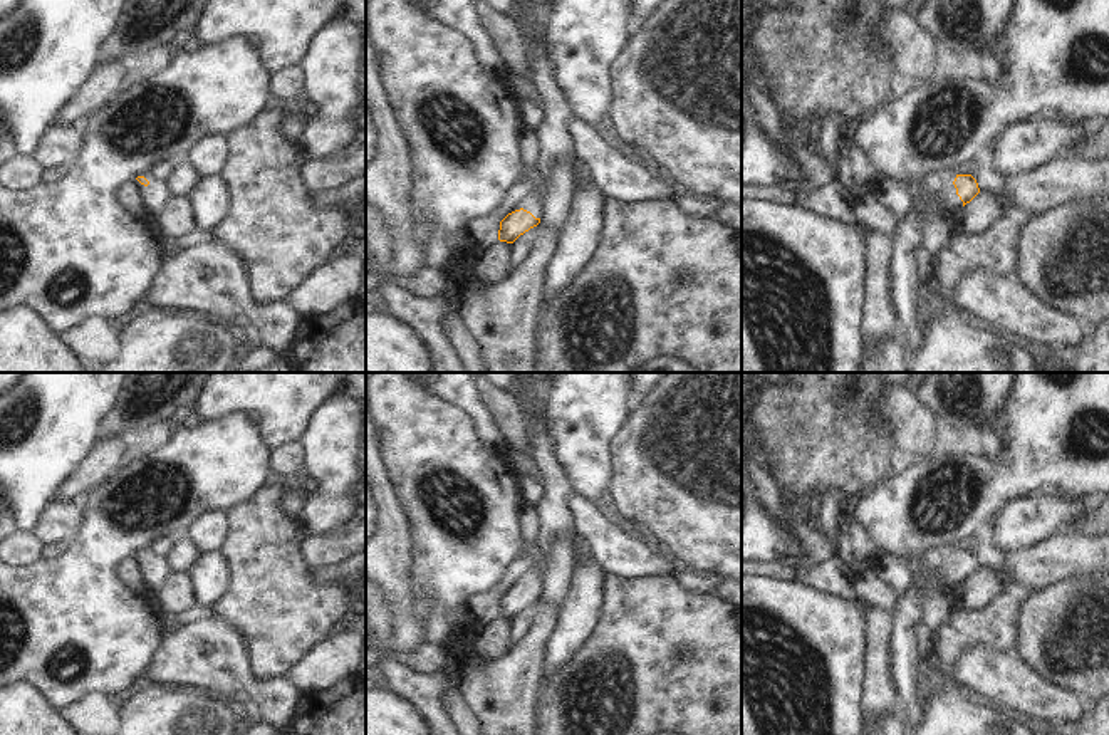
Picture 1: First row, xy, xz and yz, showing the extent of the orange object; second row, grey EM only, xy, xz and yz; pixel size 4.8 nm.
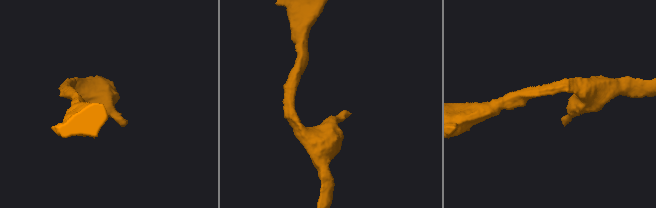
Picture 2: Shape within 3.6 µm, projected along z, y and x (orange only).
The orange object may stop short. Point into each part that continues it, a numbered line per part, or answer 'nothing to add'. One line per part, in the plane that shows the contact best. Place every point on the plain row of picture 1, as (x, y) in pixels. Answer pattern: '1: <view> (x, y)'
1: yz (948, 579)

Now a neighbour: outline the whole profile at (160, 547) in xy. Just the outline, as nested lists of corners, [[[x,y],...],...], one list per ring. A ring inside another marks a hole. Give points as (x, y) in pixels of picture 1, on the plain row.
[[[158,537],[149,545],[149,560],[166,559],[171,547],[173,547],[173,539]]]

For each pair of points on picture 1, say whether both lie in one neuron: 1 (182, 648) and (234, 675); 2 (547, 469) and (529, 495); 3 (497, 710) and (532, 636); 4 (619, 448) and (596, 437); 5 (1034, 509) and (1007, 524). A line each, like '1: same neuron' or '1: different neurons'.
1: same neuron
2: different neurons
3: same neuron
4: different neurons
5: same neuron

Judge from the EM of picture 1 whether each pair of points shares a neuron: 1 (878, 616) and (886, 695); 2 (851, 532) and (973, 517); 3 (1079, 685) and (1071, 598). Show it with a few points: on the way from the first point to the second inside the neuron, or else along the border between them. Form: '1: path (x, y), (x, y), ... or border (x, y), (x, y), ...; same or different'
1: path (878, 636), (878, 675); same
2: border (853, 514), (868, 531), (876, 547), (874, 559); different
3: path (1079, 663), (1079, 635), (1071, 620); same

